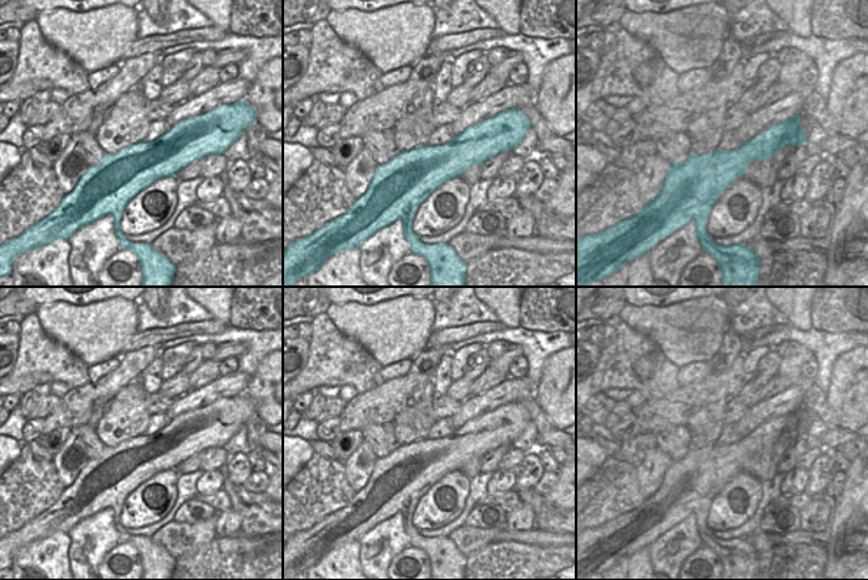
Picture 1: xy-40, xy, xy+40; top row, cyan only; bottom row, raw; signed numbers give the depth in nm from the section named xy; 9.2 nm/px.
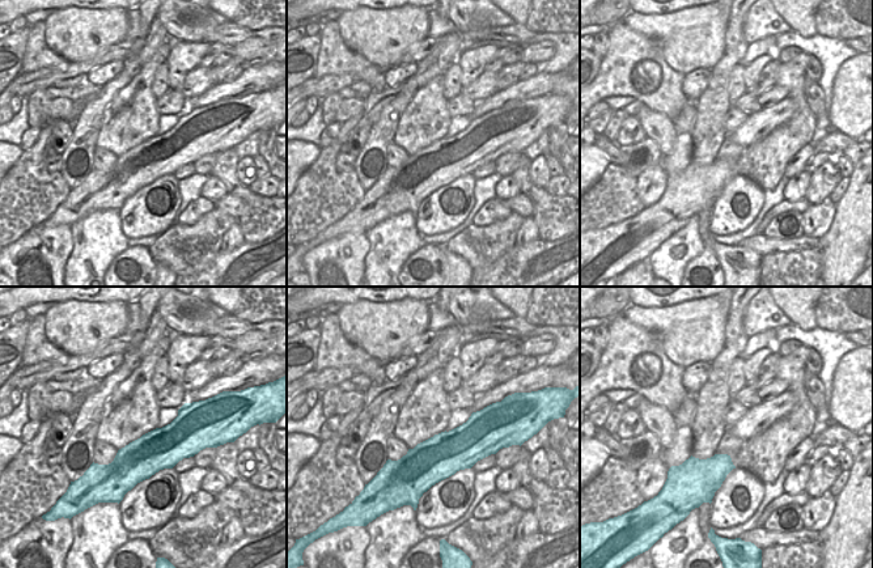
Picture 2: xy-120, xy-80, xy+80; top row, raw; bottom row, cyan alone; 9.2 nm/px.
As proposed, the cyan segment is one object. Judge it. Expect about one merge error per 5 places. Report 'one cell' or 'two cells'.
one cell

